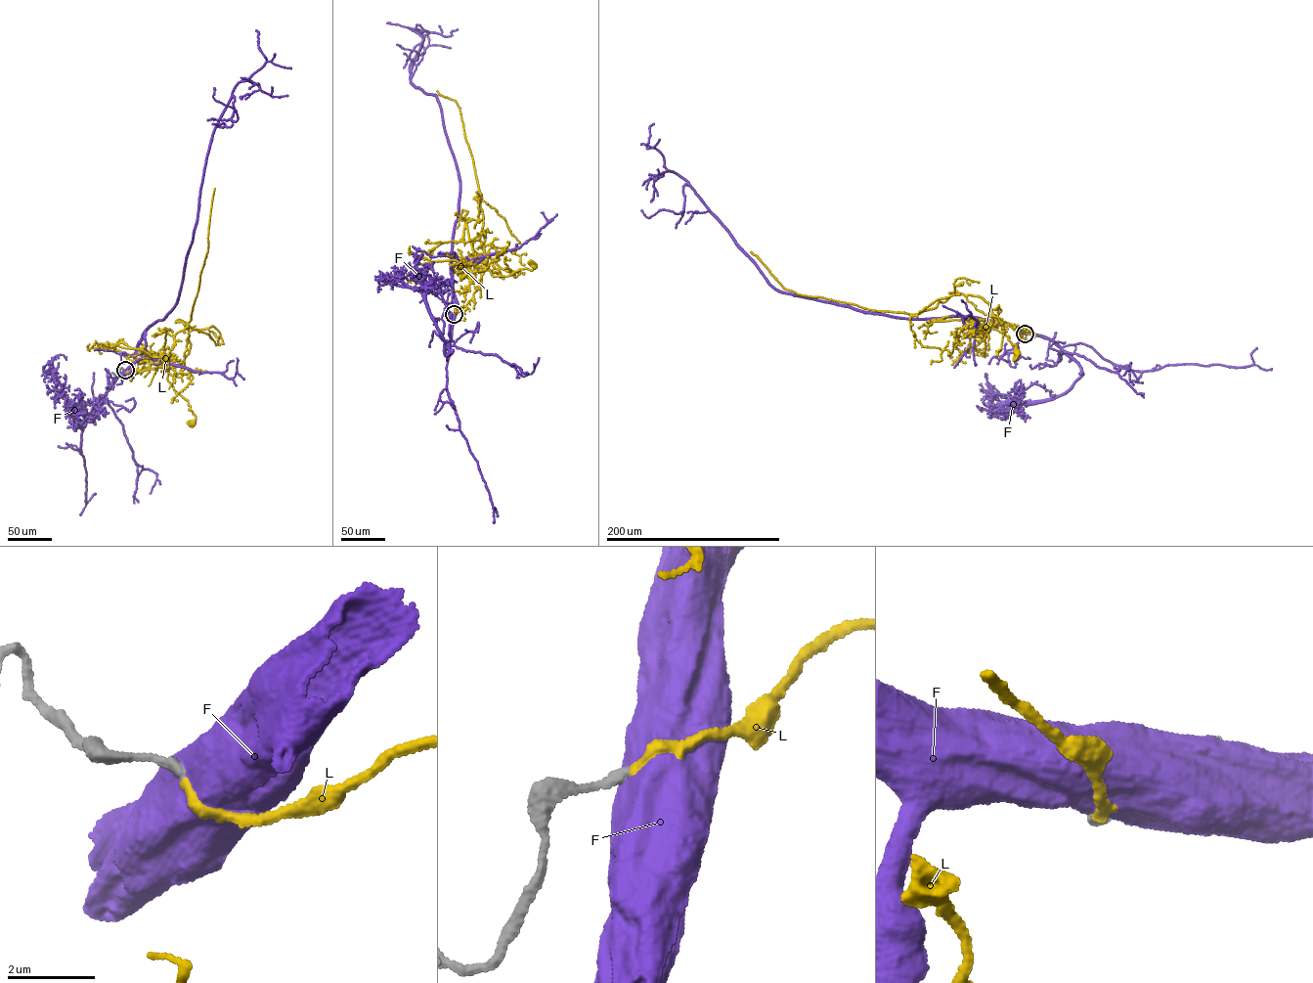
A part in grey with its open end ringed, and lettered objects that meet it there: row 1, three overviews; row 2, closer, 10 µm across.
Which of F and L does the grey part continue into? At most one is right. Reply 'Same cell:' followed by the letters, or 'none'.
Same cell: L

